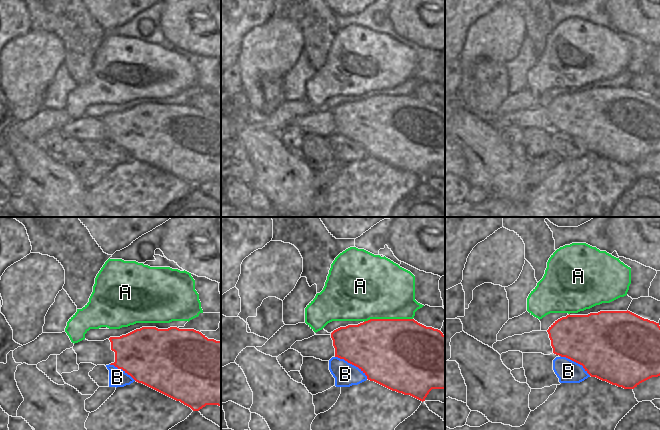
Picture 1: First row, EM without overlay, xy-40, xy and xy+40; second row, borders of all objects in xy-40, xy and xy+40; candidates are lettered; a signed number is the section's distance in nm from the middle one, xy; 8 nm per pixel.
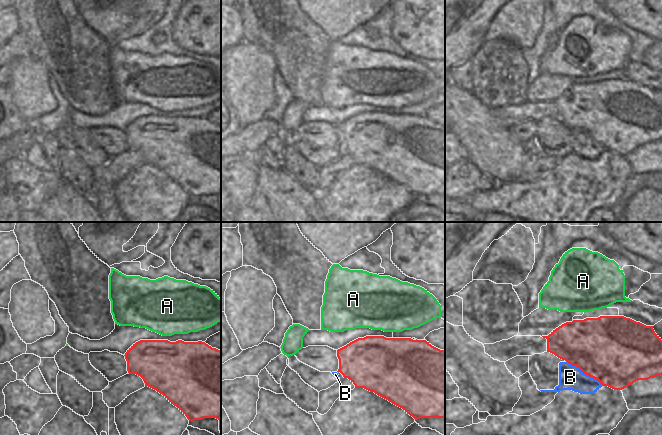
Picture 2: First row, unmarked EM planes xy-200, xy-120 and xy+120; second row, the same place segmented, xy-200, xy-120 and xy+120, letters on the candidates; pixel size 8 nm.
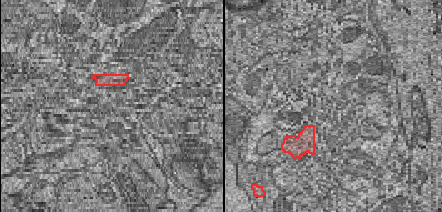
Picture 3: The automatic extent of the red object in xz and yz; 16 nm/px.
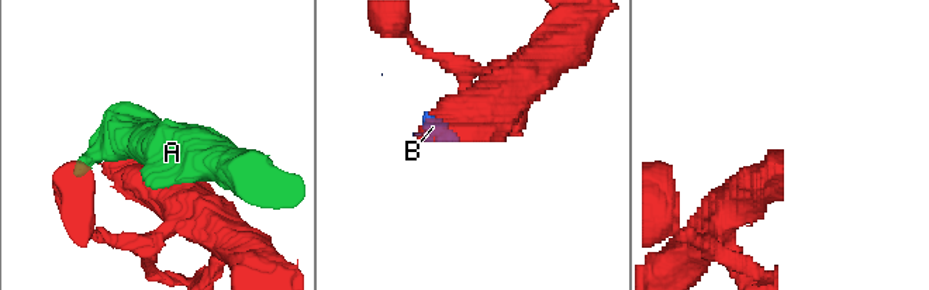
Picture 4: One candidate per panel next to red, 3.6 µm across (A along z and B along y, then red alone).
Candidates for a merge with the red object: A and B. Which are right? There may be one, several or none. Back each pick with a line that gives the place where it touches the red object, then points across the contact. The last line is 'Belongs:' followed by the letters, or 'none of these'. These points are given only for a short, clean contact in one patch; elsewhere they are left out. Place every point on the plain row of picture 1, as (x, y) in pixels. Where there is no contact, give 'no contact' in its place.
Belongs: none of these

